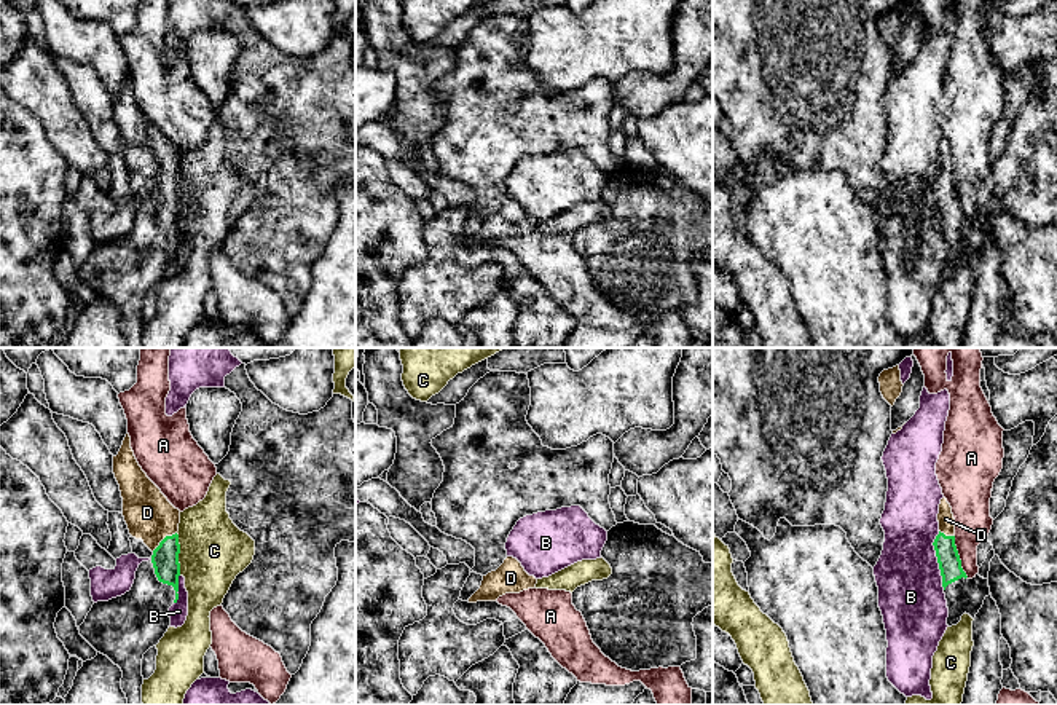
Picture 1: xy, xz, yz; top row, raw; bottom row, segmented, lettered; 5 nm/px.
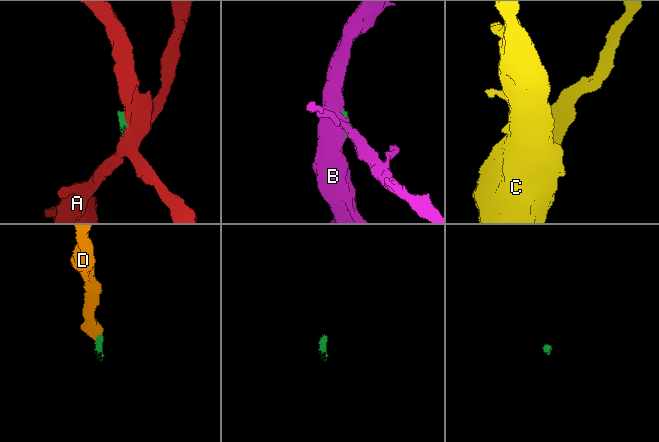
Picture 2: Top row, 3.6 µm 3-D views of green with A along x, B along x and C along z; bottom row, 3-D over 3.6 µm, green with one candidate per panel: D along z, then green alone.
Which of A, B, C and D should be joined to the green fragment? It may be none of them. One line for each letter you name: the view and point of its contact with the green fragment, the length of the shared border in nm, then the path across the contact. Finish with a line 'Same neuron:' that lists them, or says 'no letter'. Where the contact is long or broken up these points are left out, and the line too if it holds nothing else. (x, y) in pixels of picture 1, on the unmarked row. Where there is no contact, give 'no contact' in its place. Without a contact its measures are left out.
D: xy (163, 182) | 160 nm | across xy (165, 201), (163, 182), (157, 166), (147, 155)
Same neuron: D

